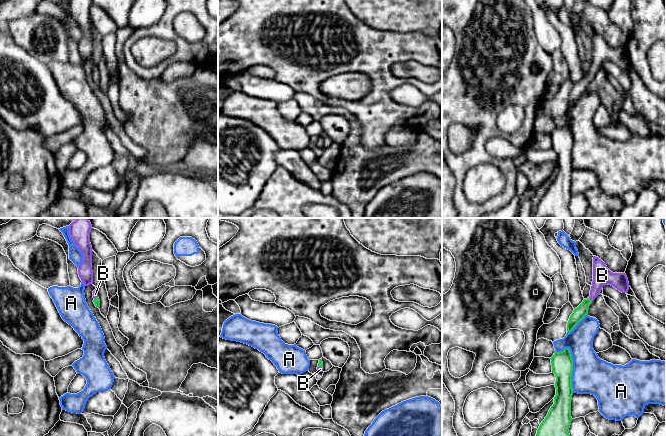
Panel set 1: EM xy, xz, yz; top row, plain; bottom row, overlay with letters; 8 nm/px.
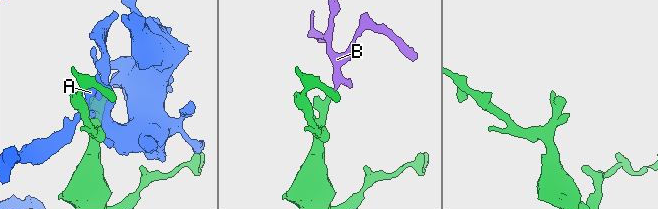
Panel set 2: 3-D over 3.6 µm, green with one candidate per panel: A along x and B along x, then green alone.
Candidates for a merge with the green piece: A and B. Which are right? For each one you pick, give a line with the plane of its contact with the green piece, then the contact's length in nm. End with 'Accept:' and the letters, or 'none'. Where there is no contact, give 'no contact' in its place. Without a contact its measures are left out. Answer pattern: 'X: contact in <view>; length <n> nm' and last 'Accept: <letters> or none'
B: contact in yz; length 50 nm
Accept: B

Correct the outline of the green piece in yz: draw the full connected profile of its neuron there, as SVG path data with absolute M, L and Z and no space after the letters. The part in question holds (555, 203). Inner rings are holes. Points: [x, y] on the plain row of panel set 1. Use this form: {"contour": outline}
{"contour": "M565 124L561 128L555 128L550 135L552 149L556 152L554 180L531 218L573 218L569 210L573 171L573 135L570 125Z"}

